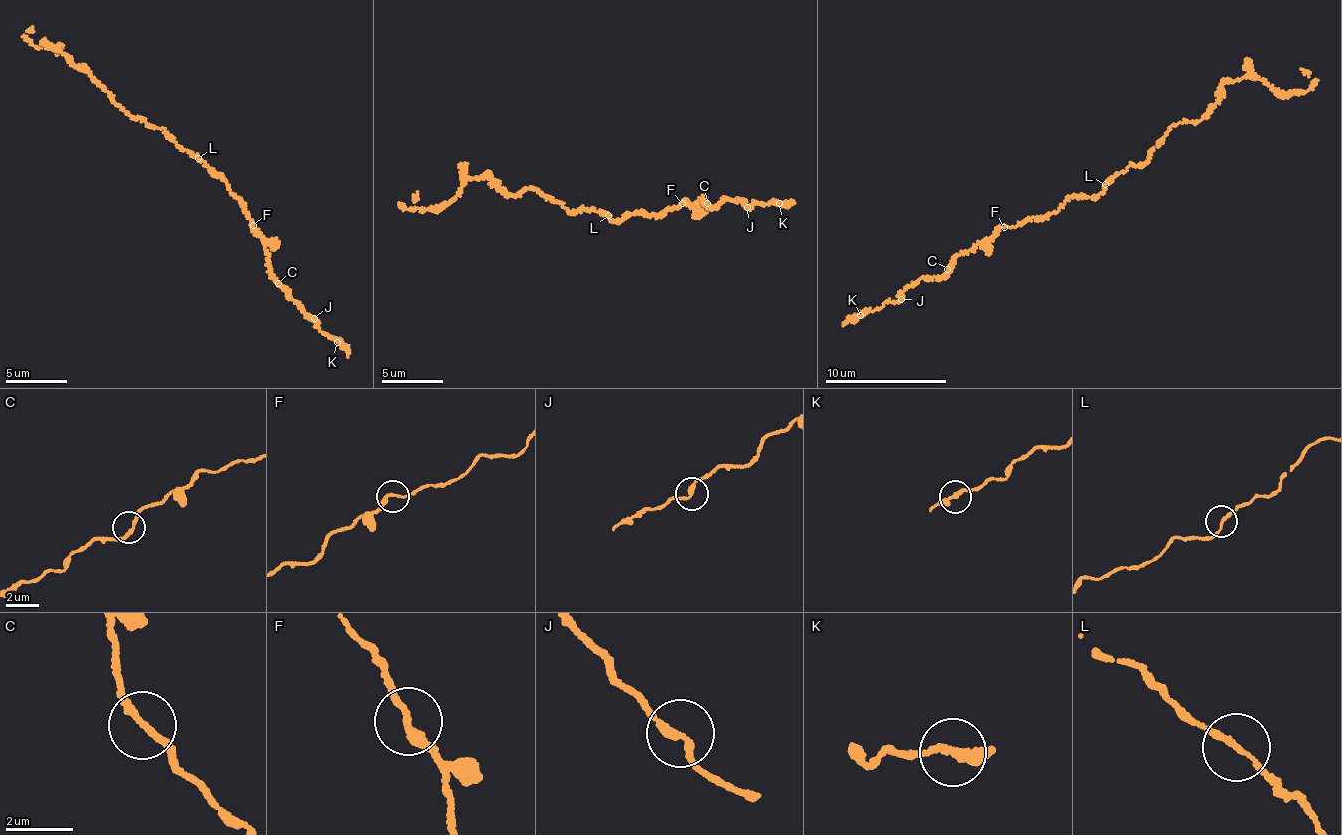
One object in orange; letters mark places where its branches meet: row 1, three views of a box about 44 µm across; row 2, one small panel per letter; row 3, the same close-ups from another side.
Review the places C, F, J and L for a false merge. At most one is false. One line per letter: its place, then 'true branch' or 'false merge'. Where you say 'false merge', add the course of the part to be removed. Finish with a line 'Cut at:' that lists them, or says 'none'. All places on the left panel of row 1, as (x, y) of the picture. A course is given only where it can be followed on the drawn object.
C: at (278, 283); true branch
F: at (253, 225); true branch
J: at (314, 318); true branch
L: at (198, 158); true branch
Cut at: none

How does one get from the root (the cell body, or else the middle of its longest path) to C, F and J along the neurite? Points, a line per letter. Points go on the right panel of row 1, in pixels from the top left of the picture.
C: (1105, 187), (1095, 197), (1068, 199), (1048, 216), (1004, 227), (955, 258), (947, 269)
F: (1105, 187), (1095, 197), (1068, 199), (1048, 216), (1004, 227)
J: (1105, 187), (1095, 197), (1068, 199), (1048, 216), (1004, 227), (955, 258), (940, 277), (919, 279), (902, 298)

